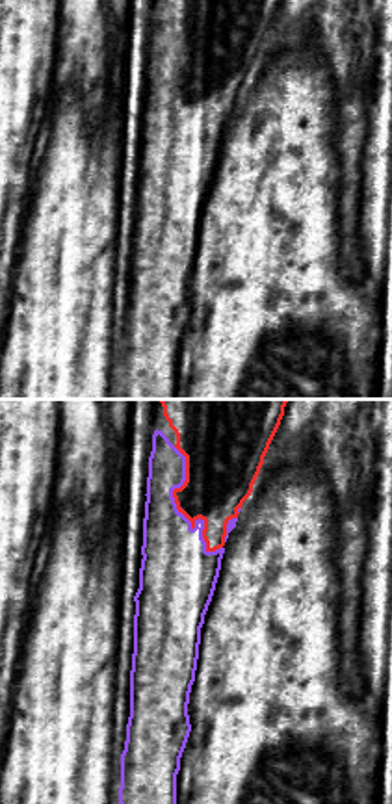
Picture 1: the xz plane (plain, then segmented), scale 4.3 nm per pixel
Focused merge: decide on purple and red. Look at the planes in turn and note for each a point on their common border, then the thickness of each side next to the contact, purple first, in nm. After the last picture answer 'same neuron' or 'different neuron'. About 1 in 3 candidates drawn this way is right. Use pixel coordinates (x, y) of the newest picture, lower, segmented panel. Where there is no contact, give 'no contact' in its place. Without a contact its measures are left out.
contact (175, 505); calibres 300 and 300 nm

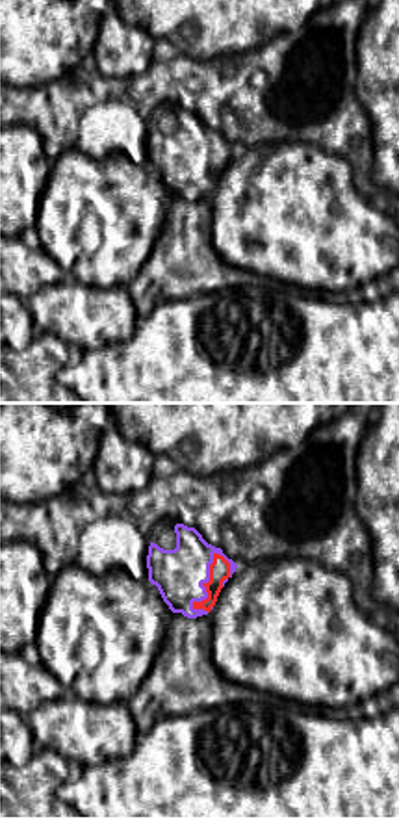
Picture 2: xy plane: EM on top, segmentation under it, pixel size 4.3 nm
contact (206, 582); calibres 220 and 90 nm

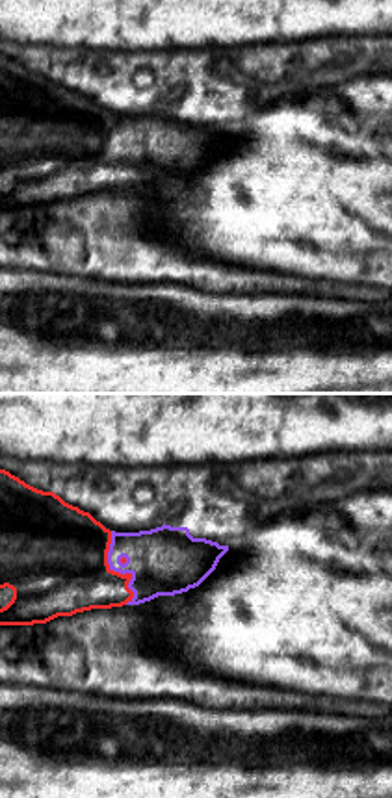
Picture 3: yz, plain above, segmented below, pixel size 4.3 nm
contact (117, 570); calibres 300 and 420 nm

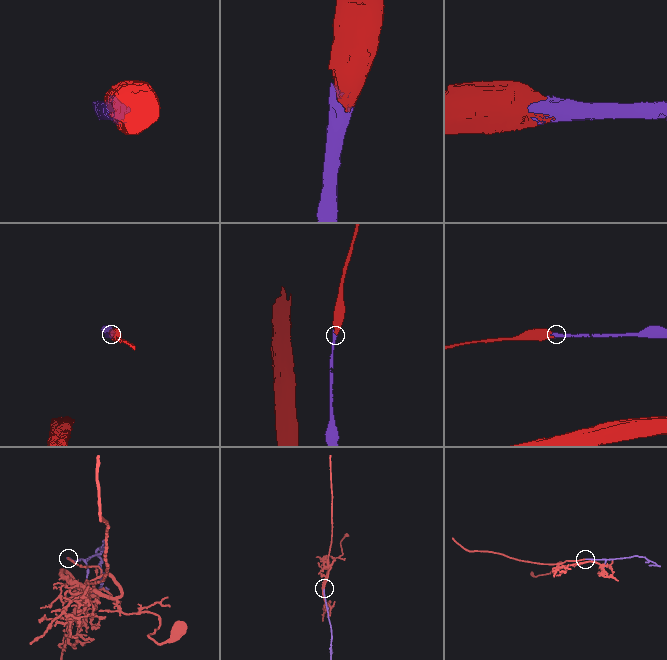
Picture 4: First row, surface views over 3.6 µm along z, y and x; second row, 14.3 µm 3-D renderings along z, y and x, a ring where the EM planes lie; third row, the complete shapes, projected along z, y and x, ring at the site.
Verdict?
same neuron

